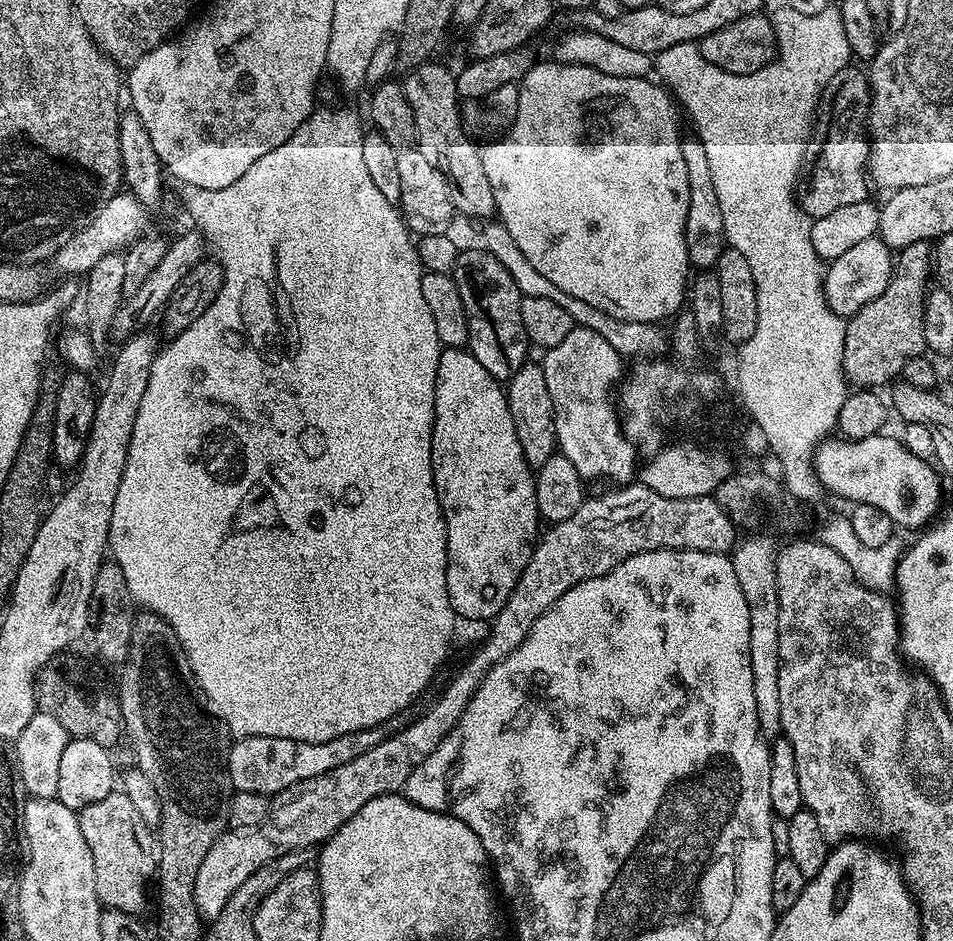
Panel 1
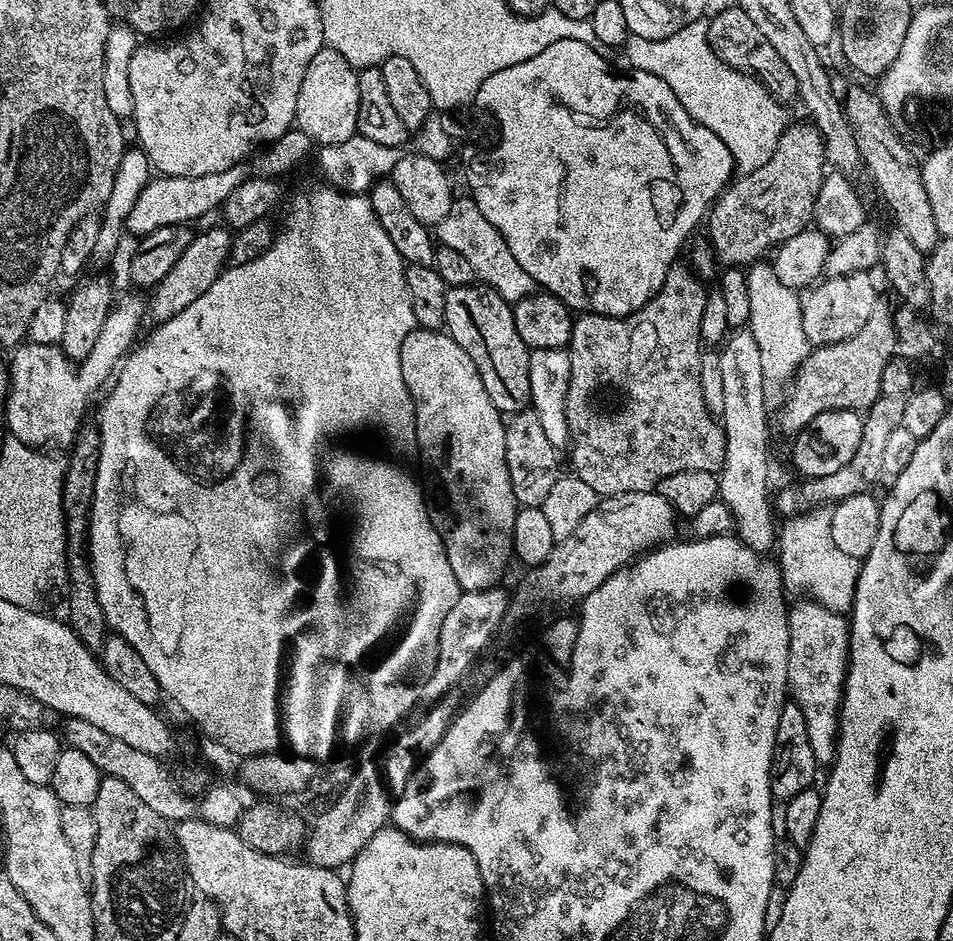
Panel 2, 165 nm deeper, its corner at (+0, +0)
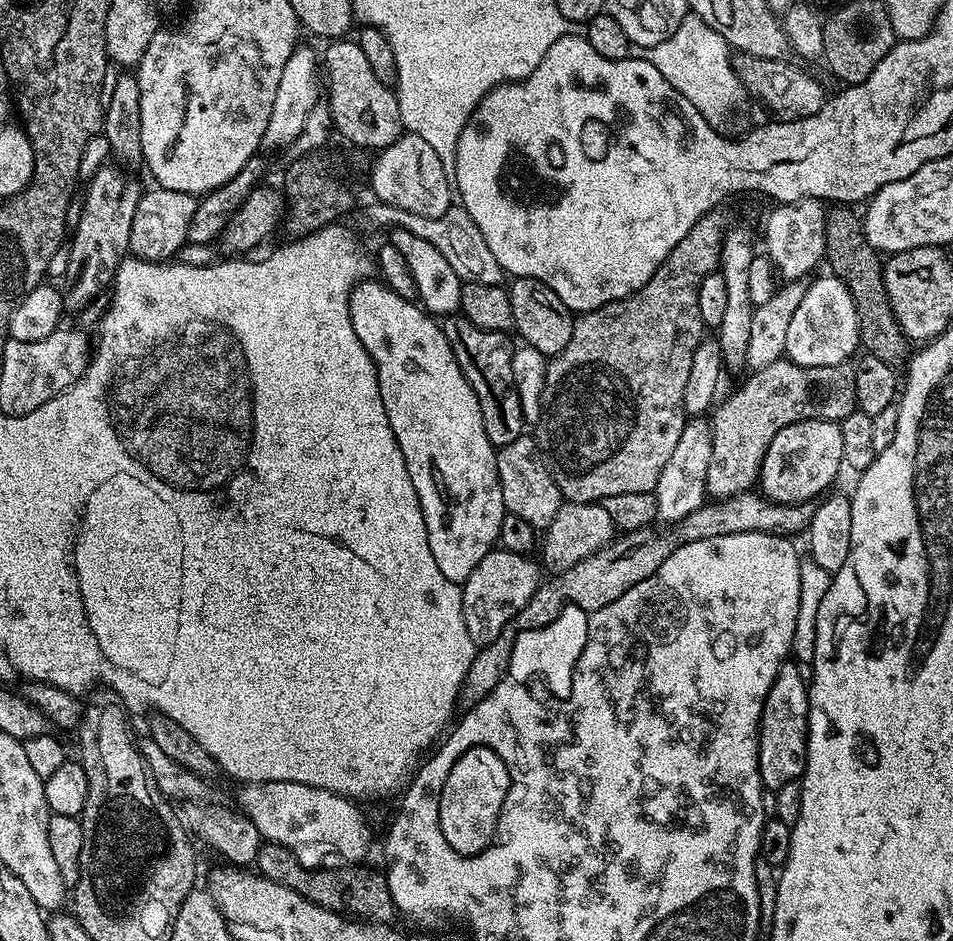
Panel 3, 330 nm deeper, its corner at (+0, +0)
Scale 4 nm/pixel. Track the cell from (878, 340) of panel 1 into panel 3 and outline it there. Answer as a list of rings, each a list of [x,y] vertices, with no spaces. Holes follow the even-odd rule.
[[[781,358],[770,362],[770,366],[749,371],[741,388],[736,388],[728,397],[721,399],[711,409],[710,427],[712,429],[712,449],[710,450],[710,468],[706,470],[705,489],[709,497],[725,500],[739,492],[747,492],[760,479],[762,458],[774,442],[774,434],[791,424],[803,420],[835,420],[841,422],[852,412],[857,411],[854,394],[854,378],[847,367],[818,366],[807,368],[798,366],[794,361]]]

